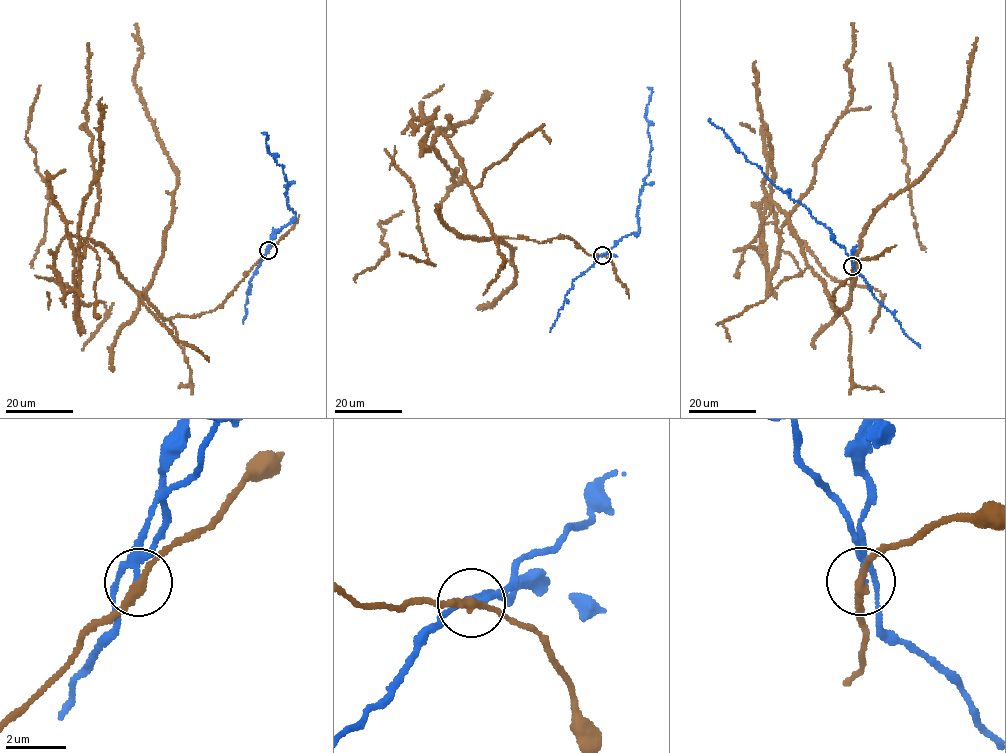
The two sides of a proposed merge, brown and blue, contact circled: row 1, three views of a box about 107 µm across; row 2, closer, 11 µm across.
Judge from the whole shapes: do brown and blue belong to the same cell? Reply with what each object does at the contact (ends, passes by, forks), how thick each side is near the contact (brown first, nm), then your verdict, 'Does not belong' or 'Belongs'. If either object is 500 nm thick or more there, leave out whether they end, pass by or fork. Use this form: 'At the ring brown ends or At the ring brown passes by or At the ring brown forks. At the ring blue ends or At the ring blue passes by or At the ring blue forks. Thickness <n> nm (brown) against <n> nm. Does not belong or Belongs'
At the ring brown passes by. At the ring blue passes by. Thickness 260 nm (brown) against 170 nm. Does not belong

